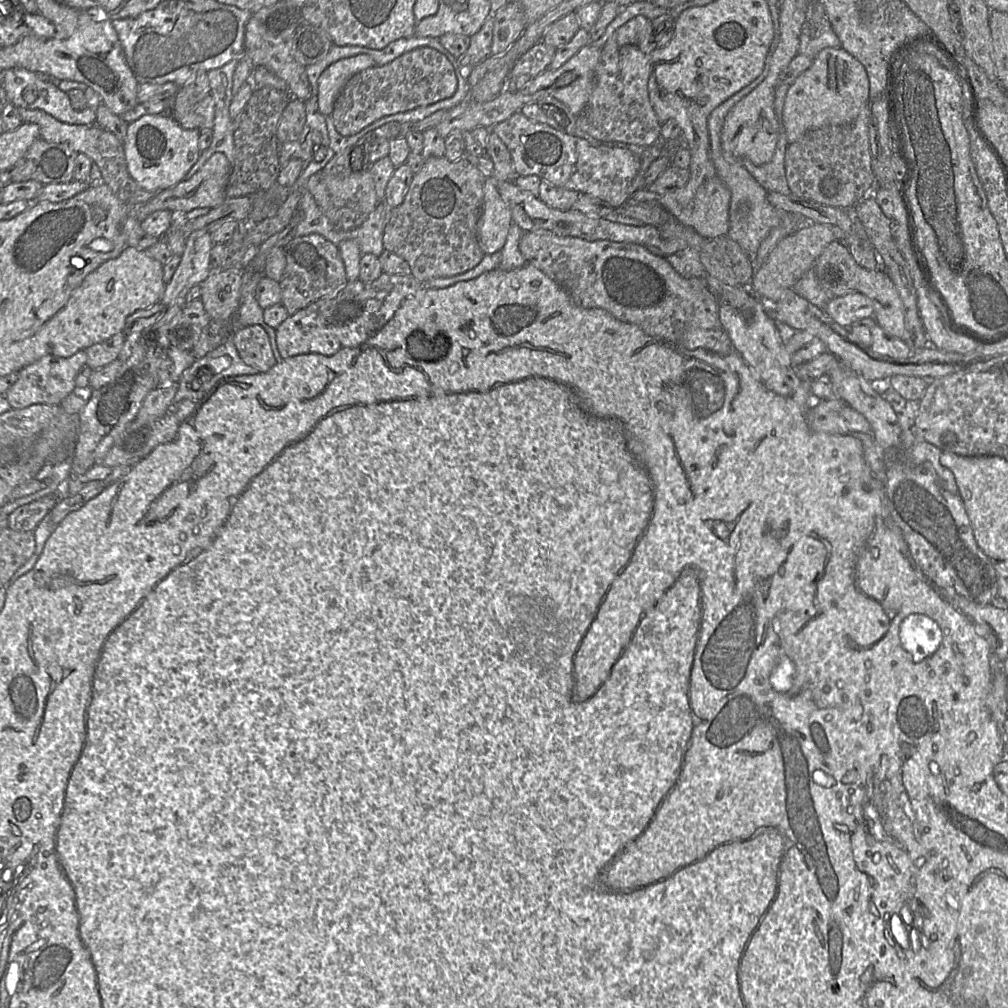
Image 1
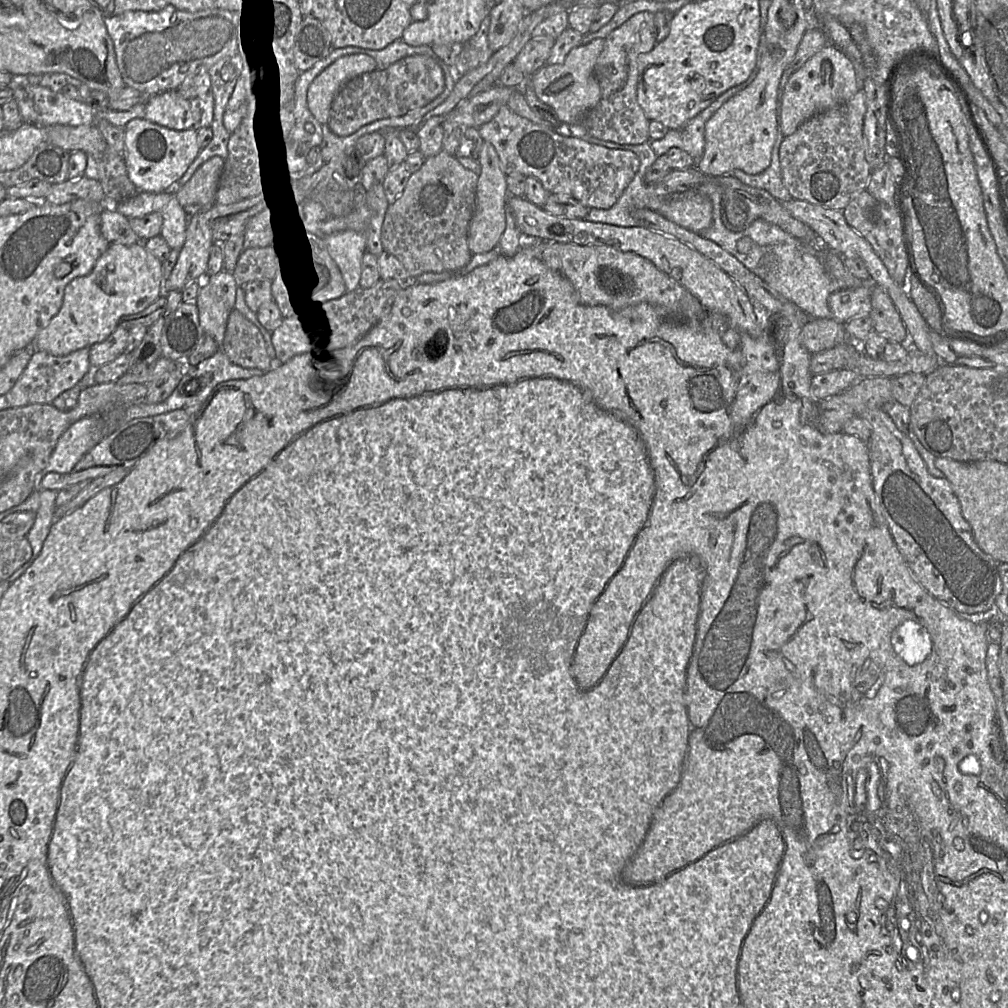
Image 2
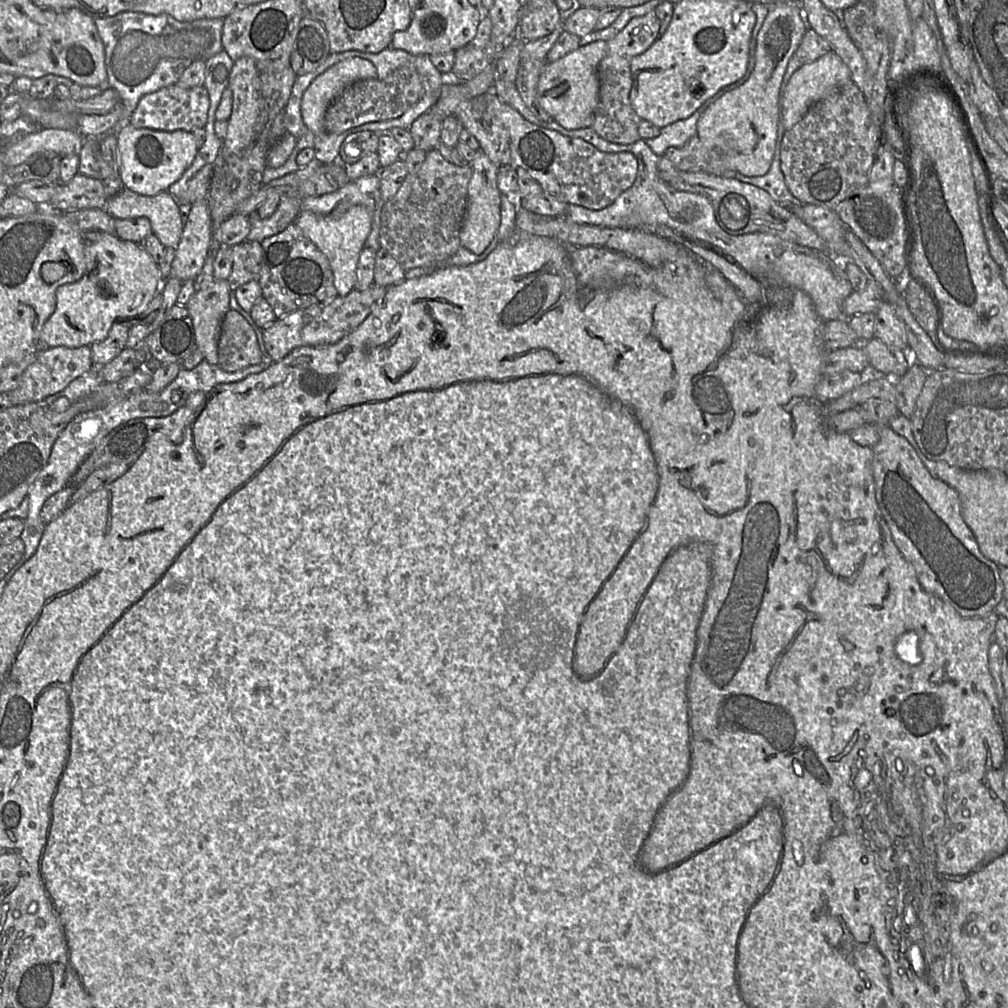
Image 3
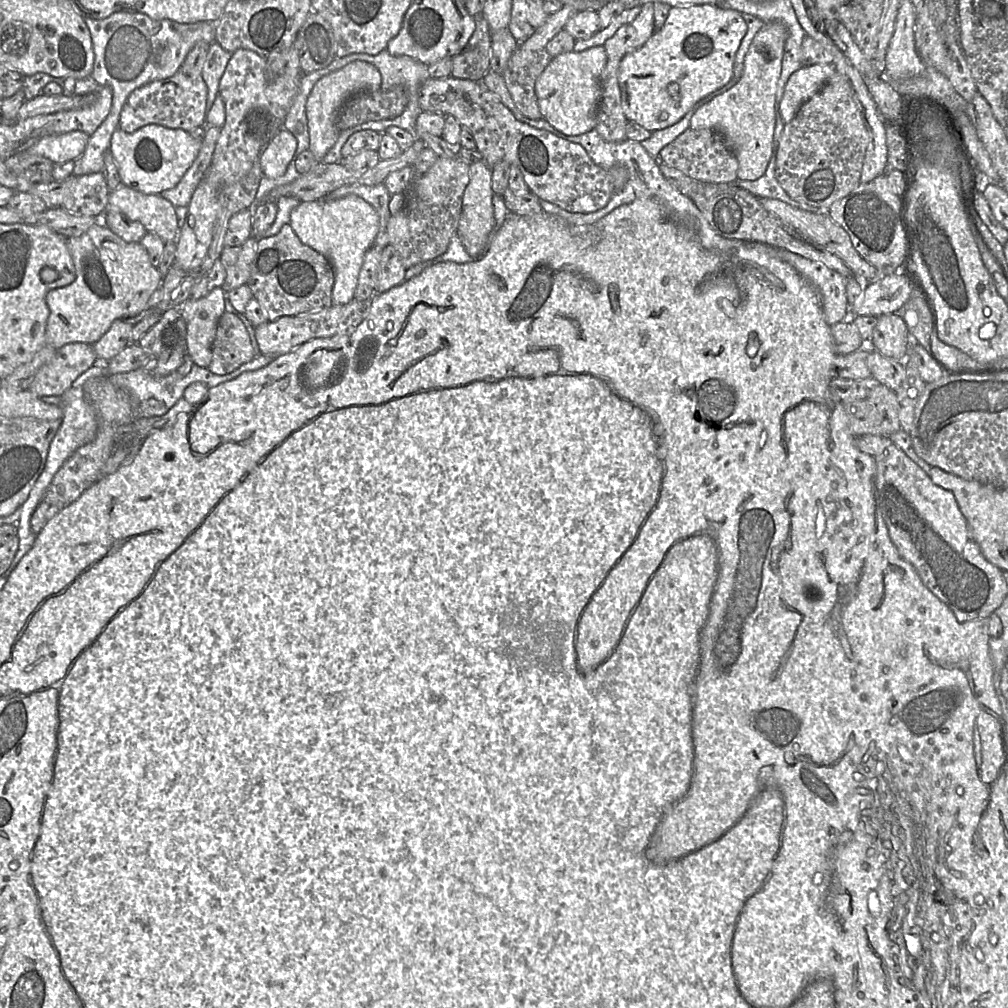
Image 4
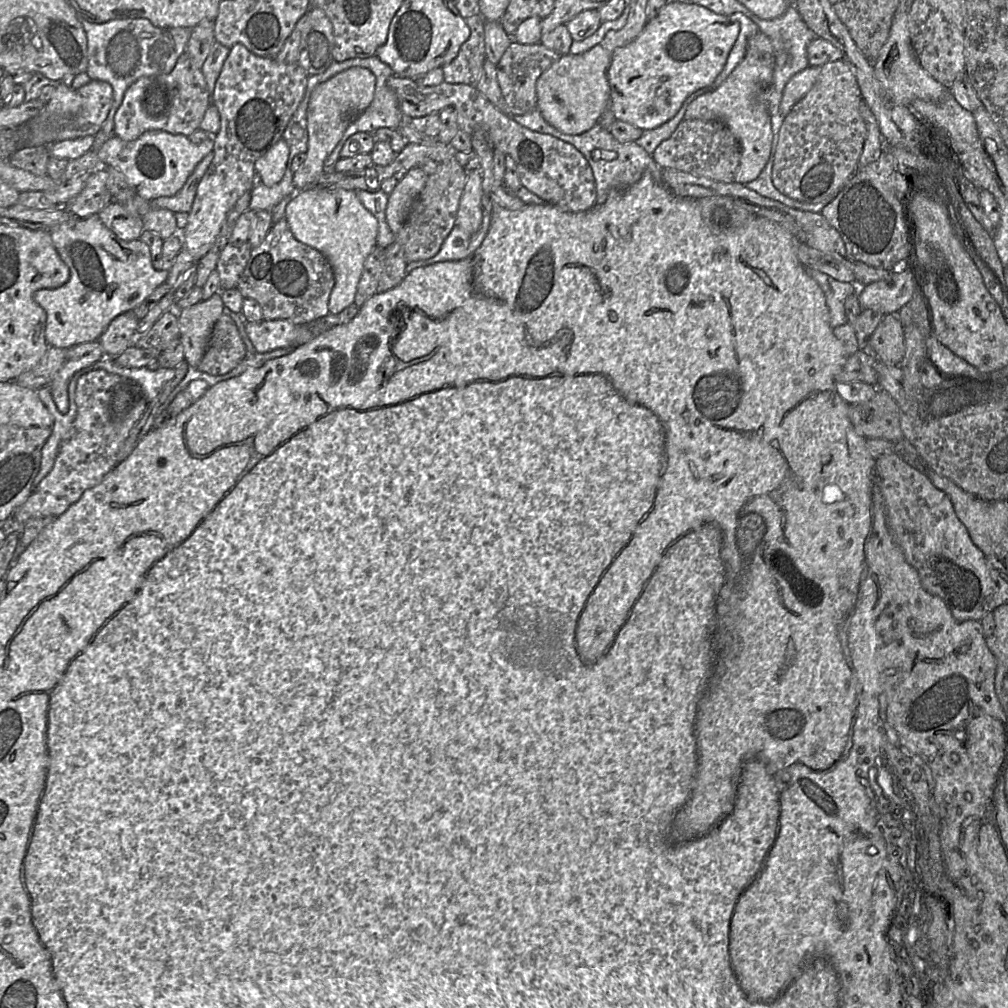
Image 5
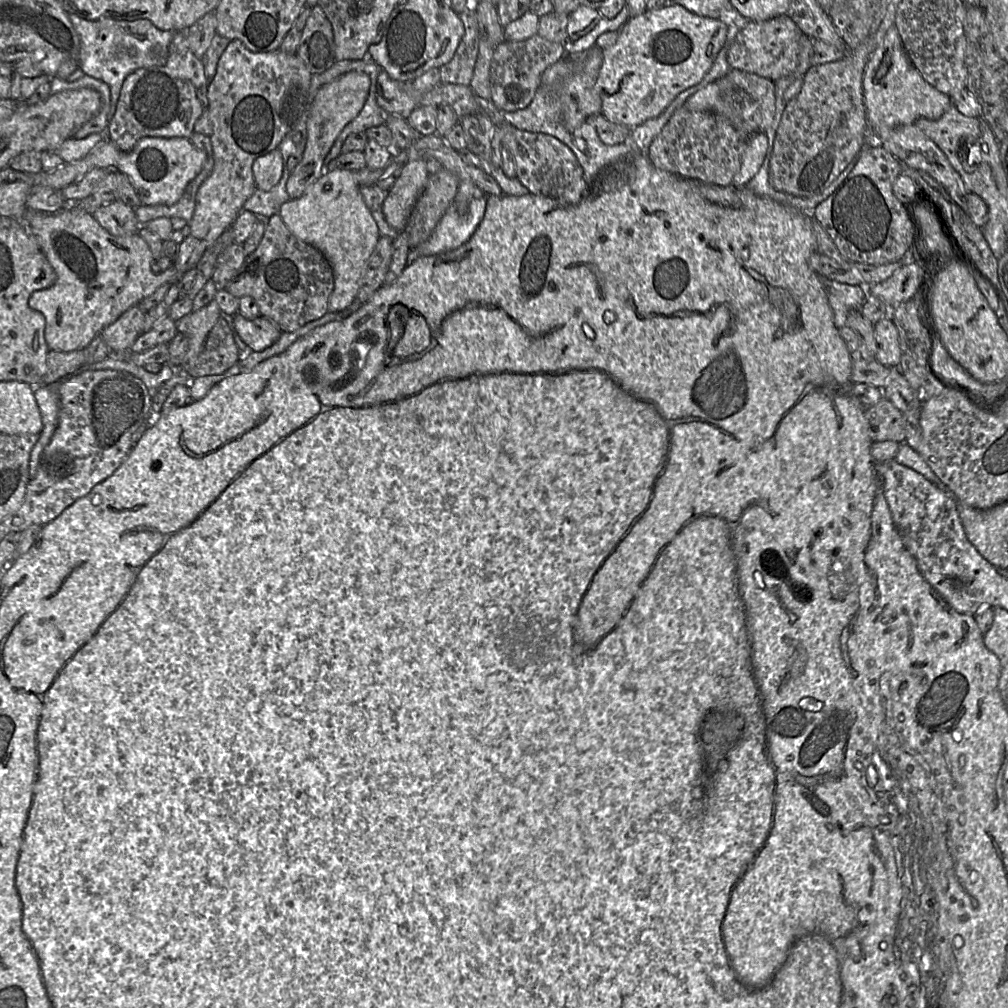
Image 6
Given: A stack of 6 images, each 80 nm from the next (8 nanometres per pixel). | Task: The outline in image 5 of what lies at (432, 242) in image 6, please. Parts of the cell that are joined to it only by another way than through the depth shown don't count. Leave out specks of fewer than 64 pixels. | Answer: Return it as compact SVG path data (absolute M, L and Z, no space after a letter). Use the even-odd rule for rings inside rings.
M455 225L443 242L439 252L432 258L407 263L405 274L412 270L428 266L443 261L458 261L469 257L468 243L475 234L468 234L461 229L459 225Z

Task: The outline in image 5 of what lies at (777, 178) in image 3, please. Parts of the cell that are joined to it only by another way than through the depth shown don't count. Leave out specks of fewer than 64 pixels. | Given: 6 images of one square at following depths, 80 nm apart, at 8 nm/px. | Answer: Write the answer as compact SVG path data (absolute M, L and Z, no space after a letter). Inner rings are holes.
M771 147L770 156L767 164L763 168L760 175L753 181L744 184L747 188L758 194L776 200L786 206L802 211L810 211L821 213L825 201L819 203L805 203L789 198L788 196L781 193L772 182L772 168L773 159L775 153L773 153L773 147Z

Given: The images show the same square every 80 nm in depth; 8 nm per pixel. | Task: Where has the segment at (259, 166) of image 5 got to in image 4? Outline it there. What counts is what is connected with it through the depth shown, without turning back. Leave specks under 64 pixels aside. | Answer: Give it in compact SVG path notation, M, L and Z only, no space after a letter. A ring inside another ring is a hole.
M282 128L259 157L263 175L271 179L281 177L292 160L296 147L296 138Z

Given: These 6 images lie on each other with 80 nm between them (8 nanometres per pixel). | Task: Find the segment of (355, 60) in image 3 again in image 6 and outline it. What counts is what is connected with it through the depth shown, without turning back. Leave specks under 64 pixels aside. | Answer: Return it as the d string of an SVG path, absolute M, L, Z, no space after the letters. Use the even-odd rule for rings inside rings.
M353 71L337 77L319 89L308 116L308 139L302 160L290 172L286 184L290 199L299 198L309 186L323 175L325 172L324 160L327 154L345 126L360 113L368 97L370 84L371 80L367 74Z

